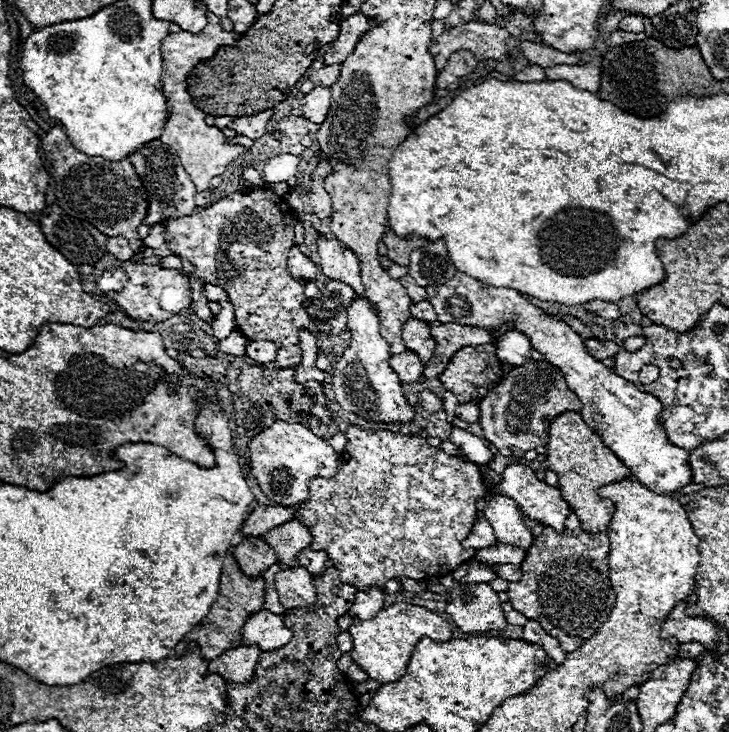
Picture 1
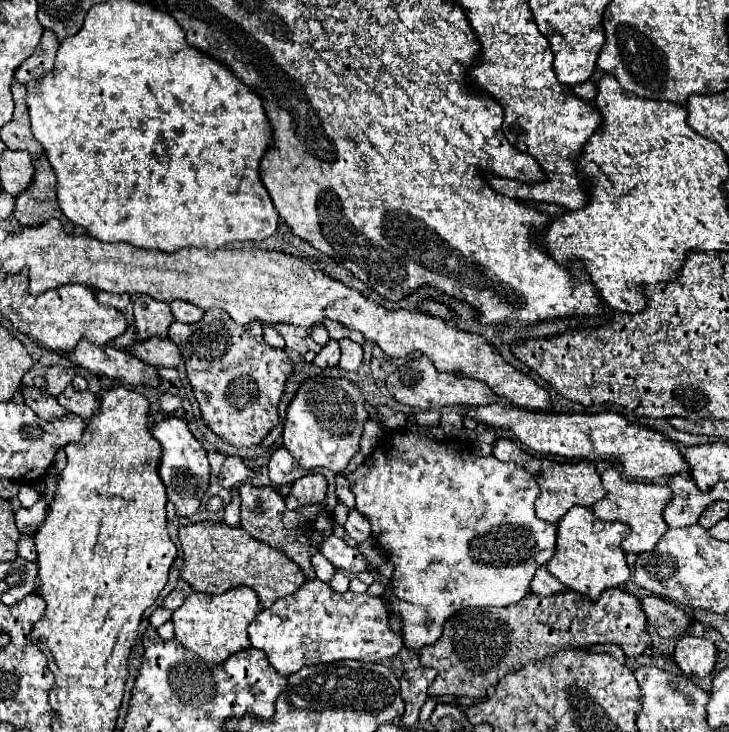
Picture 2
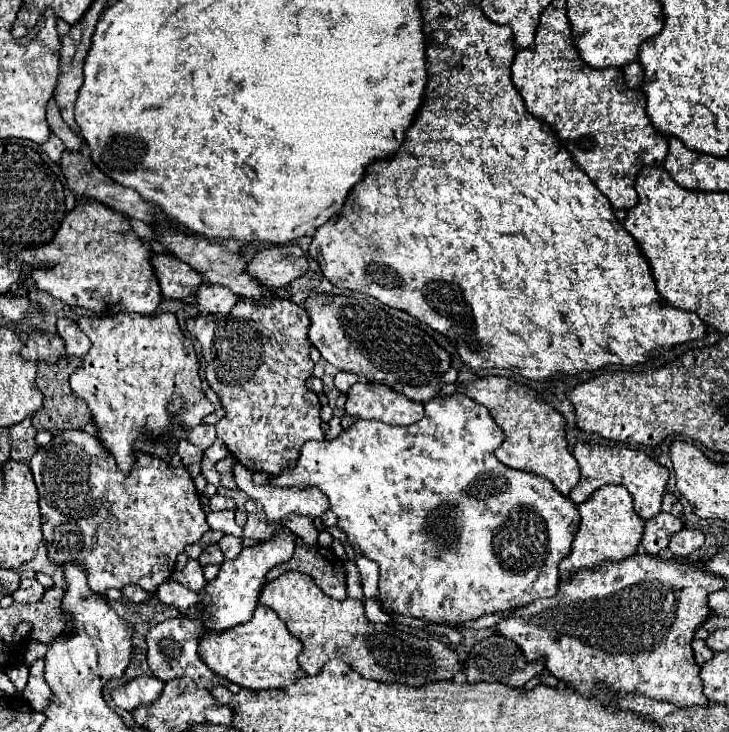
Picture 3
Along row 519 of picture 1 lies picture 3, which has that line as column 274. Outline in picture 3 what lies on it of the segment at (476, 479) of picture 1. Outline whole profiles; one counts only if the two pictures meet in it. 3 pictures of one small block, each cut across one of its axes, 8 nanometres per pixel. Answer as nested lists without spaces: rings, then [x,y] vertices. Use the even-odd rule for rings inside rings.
[[[264,296],[260,300],[240,298],[228,314],[196,316],[186,322],[188,332],[202,346],[206,362],[206,382],[218,394],[224,418],[216,424],[218,438],[226,444],[228,452],[252,472],[266,472],[270,476],[282,474],[282,470],[300,456],[300,448],[308,440],[322,440],[320,430],[320,400],[306,388],[306,378],[312,376],[314,362],[310,358],[312,342],[308,338],[308,314],[304,308],[288,298]]]

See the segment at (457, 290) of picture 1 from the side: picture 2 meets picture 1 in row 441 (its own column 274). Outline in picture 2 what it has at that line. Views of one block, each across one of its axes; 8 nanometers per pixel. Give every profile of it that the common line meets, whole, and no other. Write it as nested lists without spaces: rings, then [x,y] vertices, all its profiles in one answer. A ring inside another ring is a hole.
[[[322,580],[304,582],[294,594],[276,600],[270,608],[260,610],[248,626],[254,648],[266,652],[278,674],[290,676],[304,666],[330,664],[336,660],[378,662],[398,654],[402,638],[388,628],[388,610],[382,598],[356,592],[336,592]]]

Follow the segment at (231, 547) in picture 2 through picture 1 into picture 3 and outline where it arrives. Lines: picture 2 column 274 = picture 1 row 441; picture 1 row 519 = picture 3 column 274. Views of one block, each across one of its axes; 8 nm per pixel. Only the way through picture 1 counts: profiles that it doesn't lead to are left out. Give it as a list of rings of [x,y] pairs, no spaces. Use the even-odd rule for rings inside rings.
[[[286,572],[272,582],[266,582],[258,602],[260,606],[272,608],[278,618],[284,620],[290,634],[300,638],[304,644],[304,650],[298,656],[298,664],[306,674],[318,674],[322,666],[332,658],[354,664],[354,670],[364,678],[408,686],[424,686],[438,680],[450,680],[456,672],[462,670],[456,652],[436,638],[418,638],[408,632],[398,632],[388,624],[376,626],[366,618],[362,600],[334,600],[326,596],[316,586],[316,582],[302,572]]]

